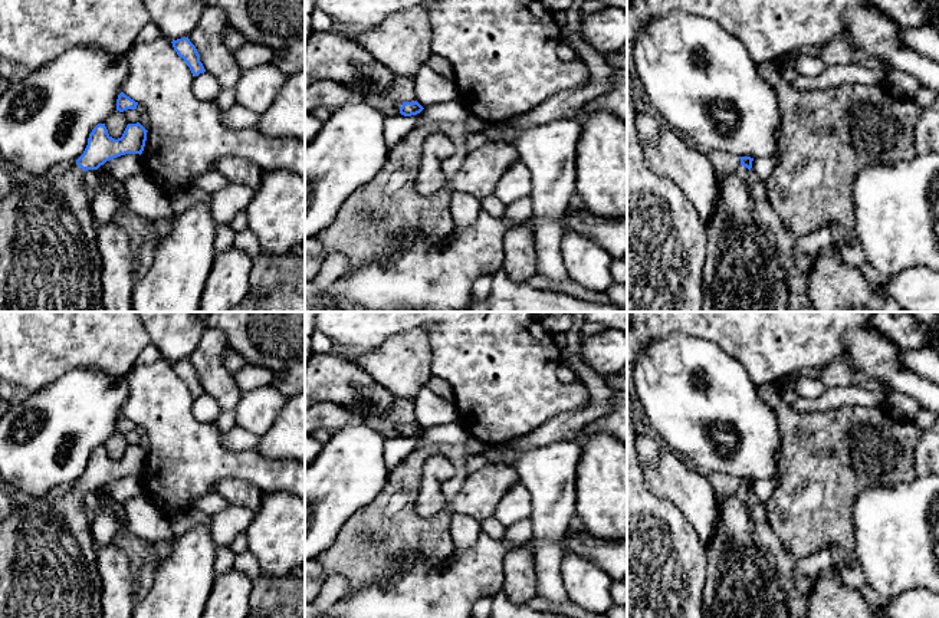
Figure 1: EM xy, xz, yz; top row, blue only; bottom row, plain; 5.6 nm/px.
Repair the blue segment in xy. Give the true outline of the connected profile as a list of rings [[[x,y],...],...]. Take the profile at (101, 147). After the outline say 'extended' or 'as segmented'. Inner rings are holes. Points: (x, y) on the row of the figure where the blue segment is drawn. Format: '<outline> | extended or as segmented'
[[[139,122],[128,124],[122,137],[114,139],[105,124],[98,124],[89,134],[88,145],[73,168],[58,177],[52,174],[26,177],[0,200],[0,312],[105,312],[102,257],[91,211],[93,191],[85,185],[83,174],[125,154],[141,155],[147,132]]] | extended

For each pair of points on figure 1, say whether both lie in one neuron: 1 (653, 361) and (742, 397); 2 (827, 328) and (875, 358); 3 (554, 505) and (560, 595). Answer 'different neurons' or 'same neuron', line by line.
1: same neuron
2: different neurons
3: same neuron

